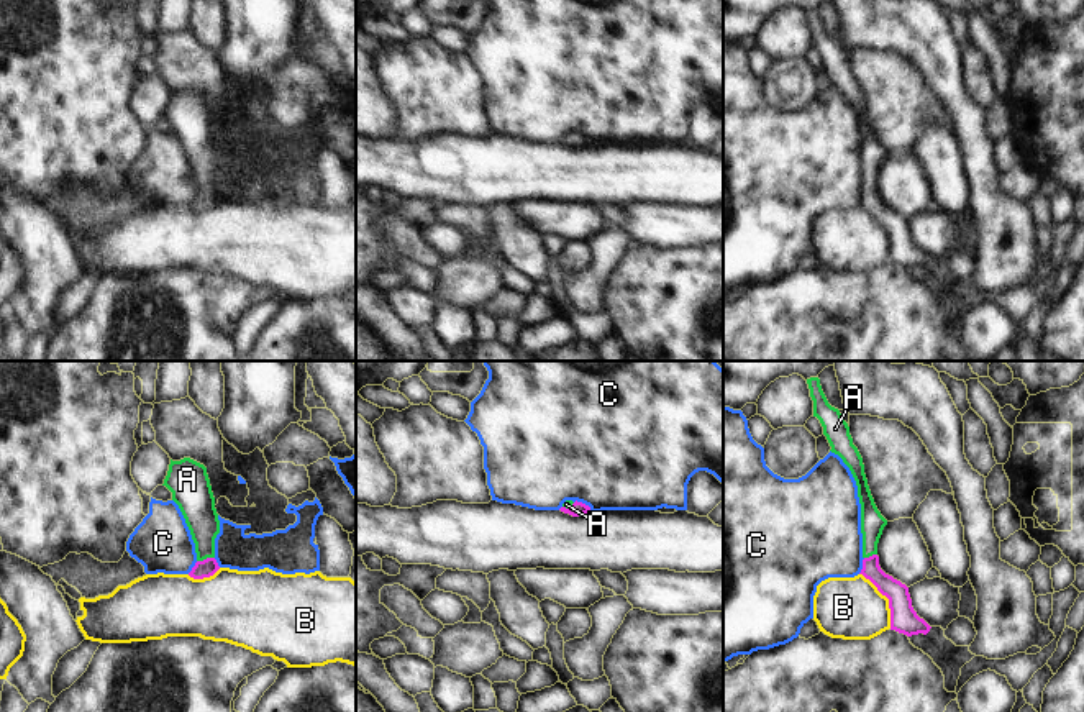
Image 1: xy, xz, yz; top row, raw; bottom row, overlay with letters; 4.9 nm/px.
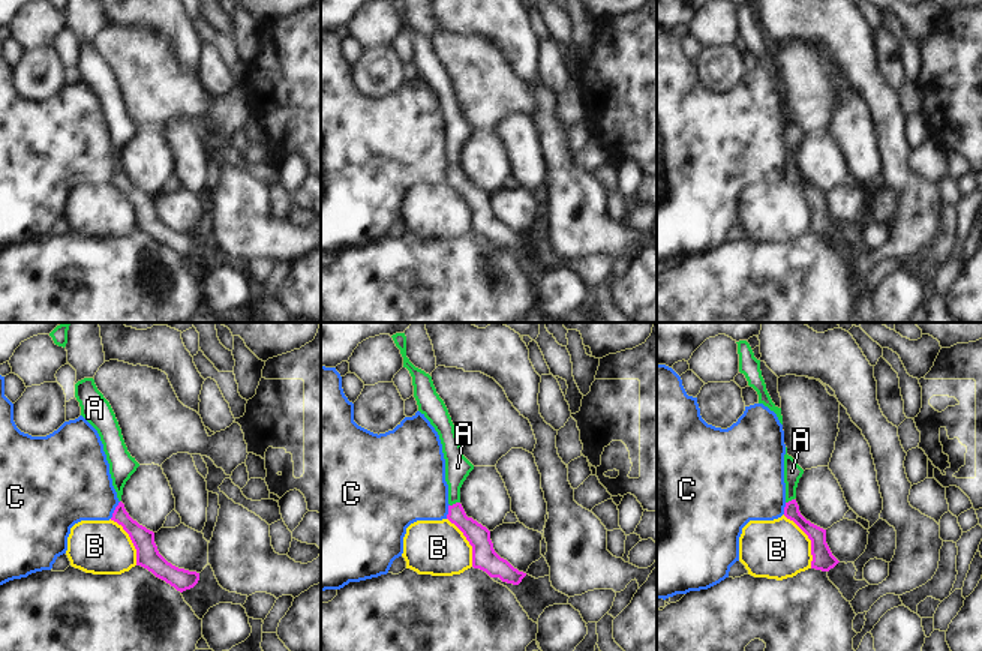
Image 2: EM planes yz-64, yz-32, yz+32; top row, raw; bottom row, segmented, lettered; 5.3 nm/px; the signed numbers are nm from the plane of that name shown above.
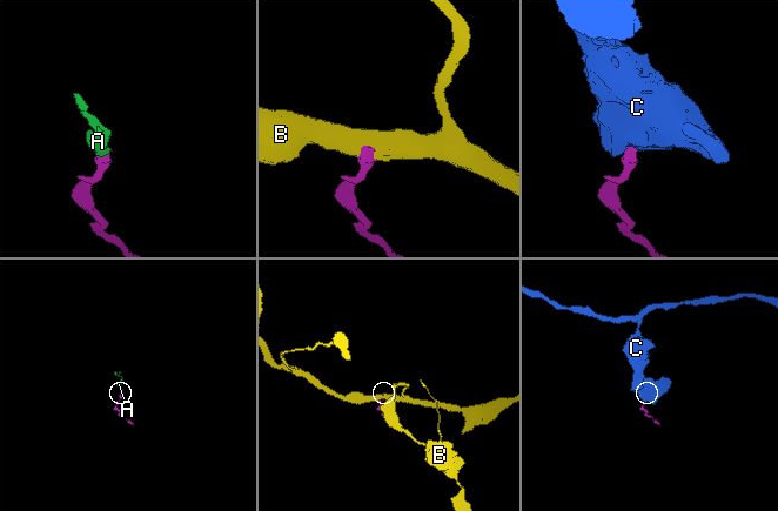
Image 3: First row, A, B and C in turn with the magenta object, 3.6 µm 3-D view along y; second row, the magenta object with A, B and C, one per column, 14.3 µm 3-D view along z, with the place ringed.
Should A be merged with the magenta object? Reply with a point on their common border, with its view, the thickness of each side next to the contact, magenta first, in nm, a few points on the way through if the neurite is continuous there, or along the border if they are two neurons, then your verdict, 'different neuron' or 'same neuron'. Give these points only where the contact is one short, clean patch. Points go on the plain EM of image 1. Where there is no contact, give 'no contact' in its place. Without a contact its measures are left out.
meets magenta in xy at (207, 191); 90 nm thick on the magenta side, 160 nm on the other; runs through xy (209, 199), (207, 191), (204, 156), (199, 143); same neuron

